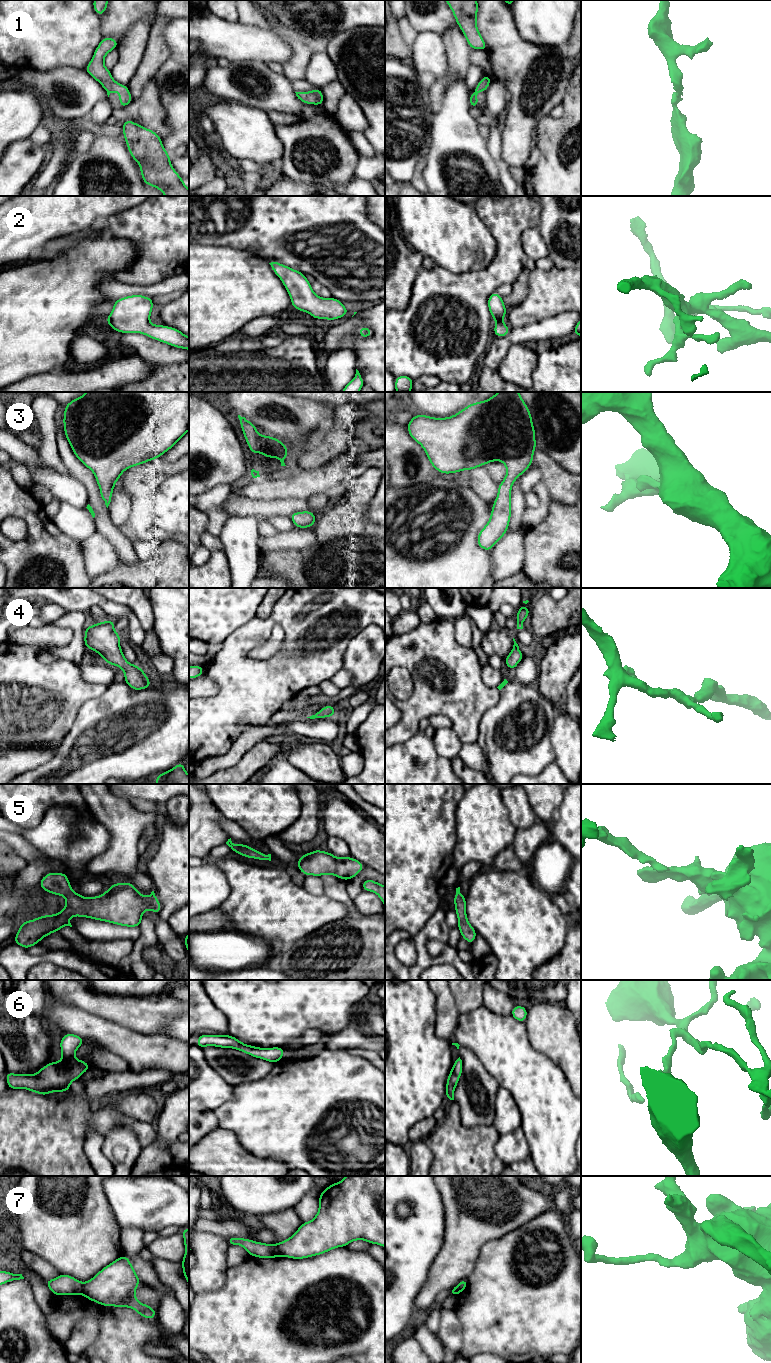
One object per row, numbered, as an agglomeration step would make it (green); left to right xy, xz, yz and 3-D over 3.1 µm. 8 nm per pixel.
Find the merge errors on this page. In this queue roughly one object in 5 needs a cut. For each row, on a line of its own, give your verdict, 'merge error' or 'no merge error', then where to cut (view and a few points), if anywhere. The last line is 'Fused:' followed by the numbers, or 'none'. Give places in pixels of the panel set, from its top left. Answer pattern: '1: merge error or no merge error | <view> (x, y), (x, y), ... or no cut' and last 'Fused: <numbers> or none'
1: no merge error | no cut
2: no merge error | no cut
3: no merge error | no cut
4: no merge error | no cut
5: no merge error | no cut
6: no merge error | no cut
7: merge error | xz (276, 1245), (281, 1255)
Fused: 7

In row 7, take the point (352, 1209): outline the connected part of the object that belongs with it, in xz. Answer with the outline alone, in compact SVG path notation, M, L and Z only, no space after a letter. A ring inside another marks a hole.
M346 1176L326 1187L319 1194L319 1210L313 1220L303 1222L287 1240L277 1244L281 1256L305 1259L326 1253L334 1248L347 1247L355 1240L364 1240L385 1248L385 1176Z

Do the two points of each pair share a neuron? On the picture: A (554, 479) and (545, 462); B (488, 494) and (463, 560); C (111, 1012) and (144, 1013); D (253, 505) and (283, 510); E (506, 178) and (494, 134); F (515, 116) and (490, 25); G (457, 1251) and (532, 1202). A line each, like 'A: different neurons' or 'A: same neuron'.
A: same neuron
B: different neurons
C: same neuron
D: same neuron
E: same neuron
F: same neuron
G: same neuron

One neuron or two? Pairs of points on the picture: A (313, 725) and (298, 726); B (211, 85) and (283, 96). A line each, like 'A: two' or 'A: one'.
A: one
B: one

